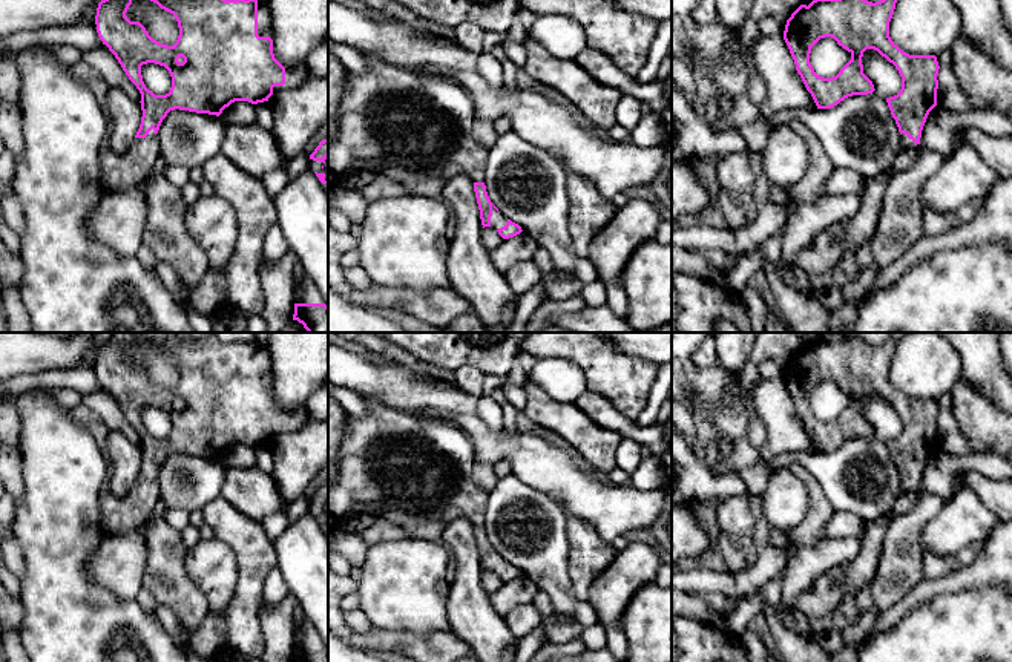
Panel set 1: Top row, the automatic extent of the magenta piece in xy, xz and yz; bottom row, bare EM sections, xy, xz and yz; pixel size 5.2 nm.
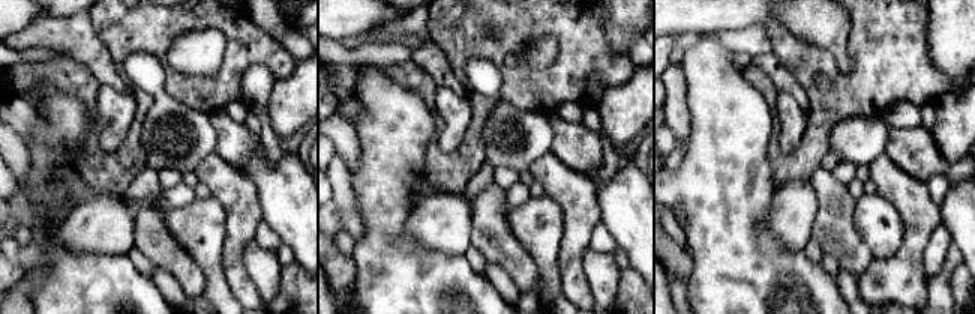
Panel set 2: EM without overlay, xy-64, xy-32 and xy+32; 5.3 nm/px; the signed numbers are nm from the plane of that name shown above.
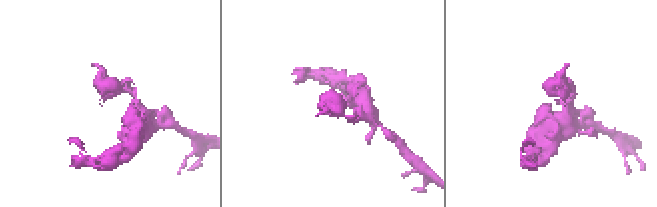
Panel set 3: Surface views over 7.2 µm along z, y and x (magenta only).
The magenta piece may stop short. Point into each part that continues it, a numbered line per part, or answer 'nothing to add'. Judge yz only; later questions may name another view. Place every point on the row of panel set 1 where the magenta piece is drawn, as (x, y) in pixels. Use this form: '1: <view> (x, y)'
1: yz (905, 143)

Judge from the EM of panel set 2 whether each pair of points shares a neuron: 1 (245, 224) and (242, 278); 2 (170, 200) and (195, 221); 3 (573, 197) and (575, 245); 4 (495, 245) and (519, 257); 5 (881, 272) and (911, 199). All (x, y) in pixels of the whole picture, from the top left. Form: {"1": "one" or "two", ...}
{"1": "one", "2": "two", "3": "one", "4": "one", "5": "one"}

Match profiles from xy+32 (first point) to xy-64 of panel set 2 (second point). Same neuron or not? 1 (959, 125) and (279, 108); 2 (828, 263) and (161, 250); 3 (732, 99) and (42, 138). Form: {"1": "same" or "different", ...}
{"1": "same", "2": "different", "3": "same"}

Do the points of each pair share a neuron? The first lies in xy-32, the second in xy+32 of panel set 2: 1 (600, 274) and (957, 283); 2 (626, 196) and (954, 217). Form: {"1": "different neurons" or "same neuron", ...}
{"1": "different neurons", "2": "same neuron"}

